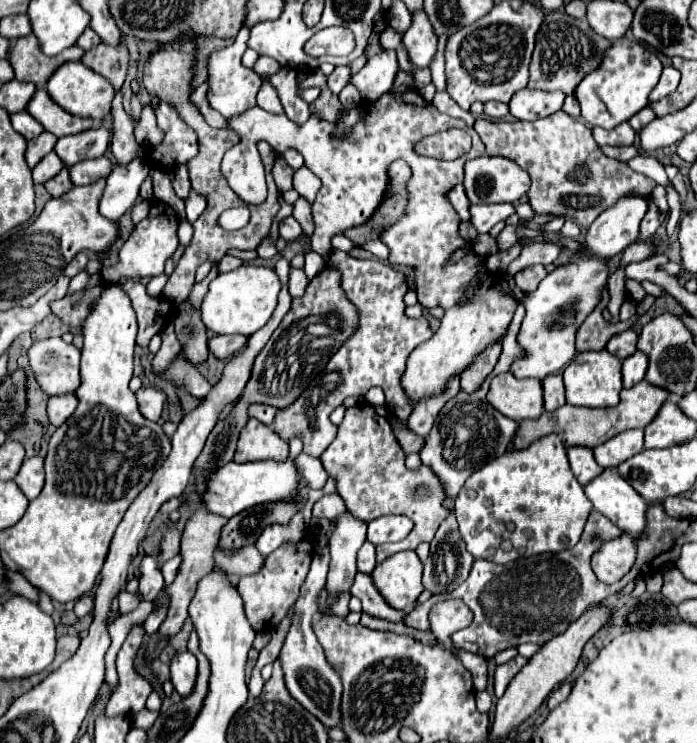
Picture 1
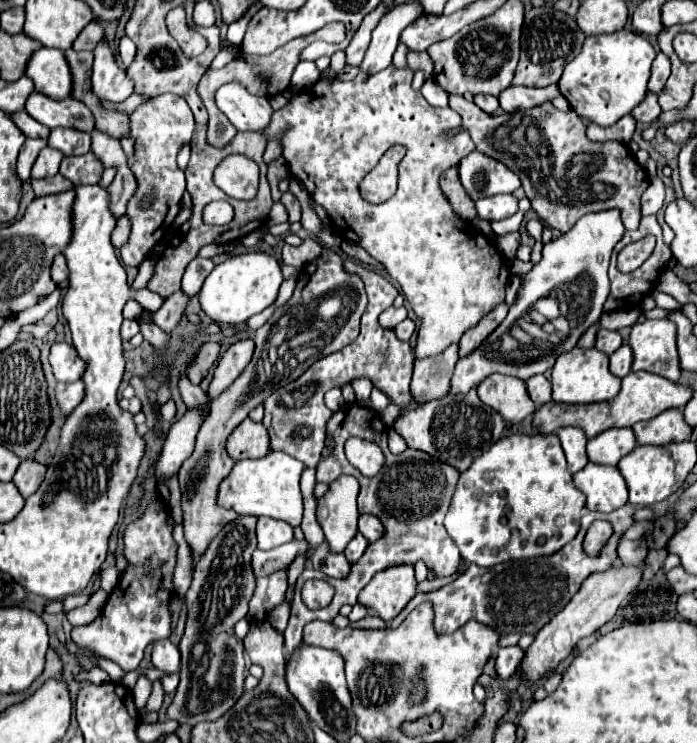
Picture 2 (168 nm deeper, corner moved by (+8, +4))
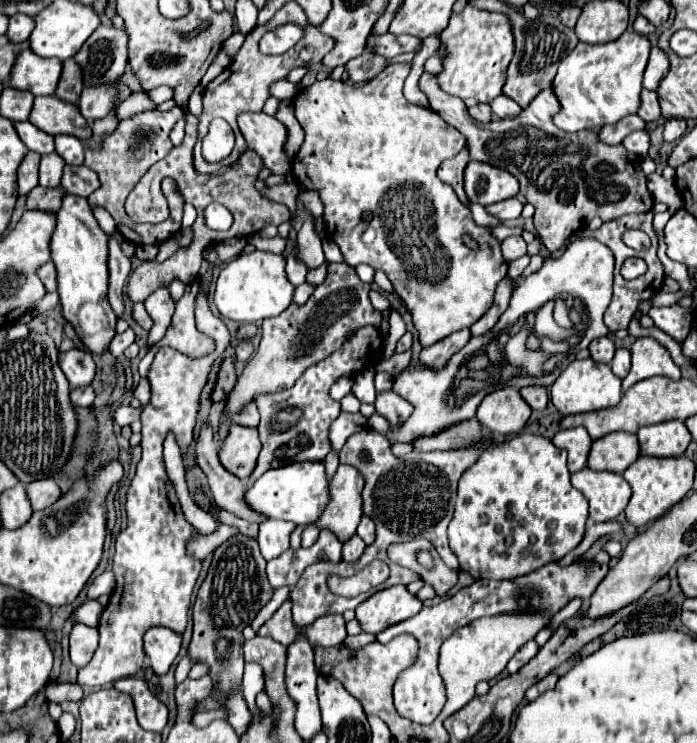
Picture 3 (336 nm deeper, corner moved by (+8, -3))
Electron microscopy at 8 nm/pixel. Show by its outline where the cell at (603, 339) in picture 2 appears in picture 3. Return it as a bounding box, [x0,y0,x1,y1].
[590,337,616,363]

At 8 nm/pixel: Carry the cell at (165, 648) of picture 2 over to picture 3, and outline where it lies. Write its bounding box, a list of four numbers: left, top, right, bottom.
[144,627,182,675]

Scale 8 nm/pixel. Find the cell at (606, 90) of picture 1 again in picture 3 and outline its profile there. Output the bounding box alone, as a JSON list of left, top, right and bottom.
[552,31,650,133]

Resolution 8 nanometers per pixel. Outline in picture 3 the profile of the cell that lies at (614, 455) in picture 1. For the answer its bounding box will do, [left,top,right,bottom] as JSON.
[588,433,640,473]

